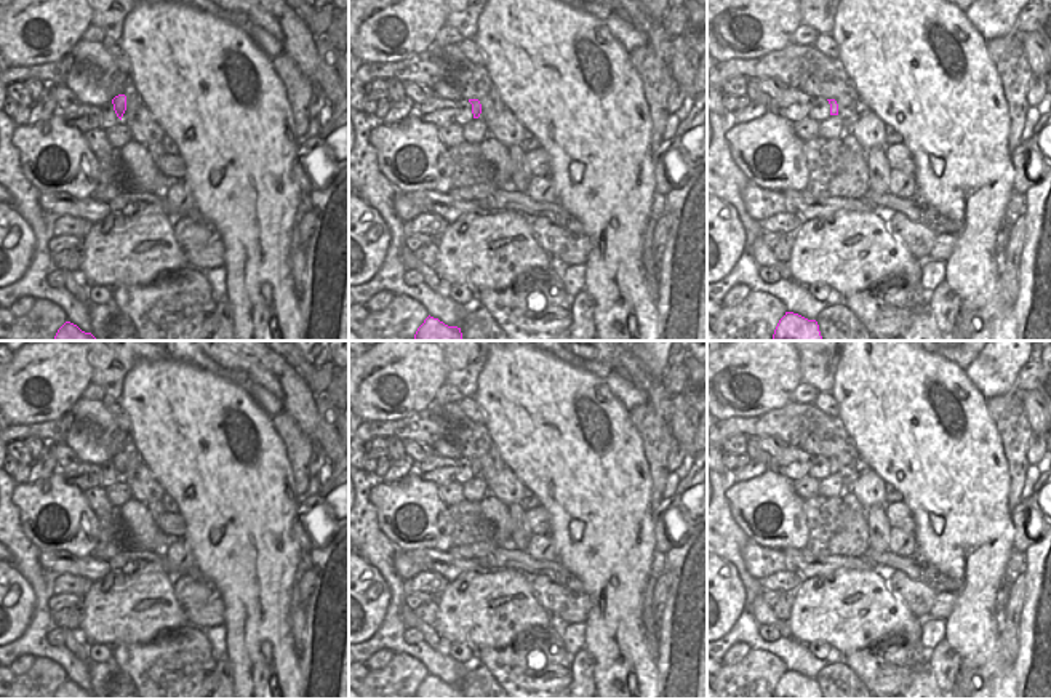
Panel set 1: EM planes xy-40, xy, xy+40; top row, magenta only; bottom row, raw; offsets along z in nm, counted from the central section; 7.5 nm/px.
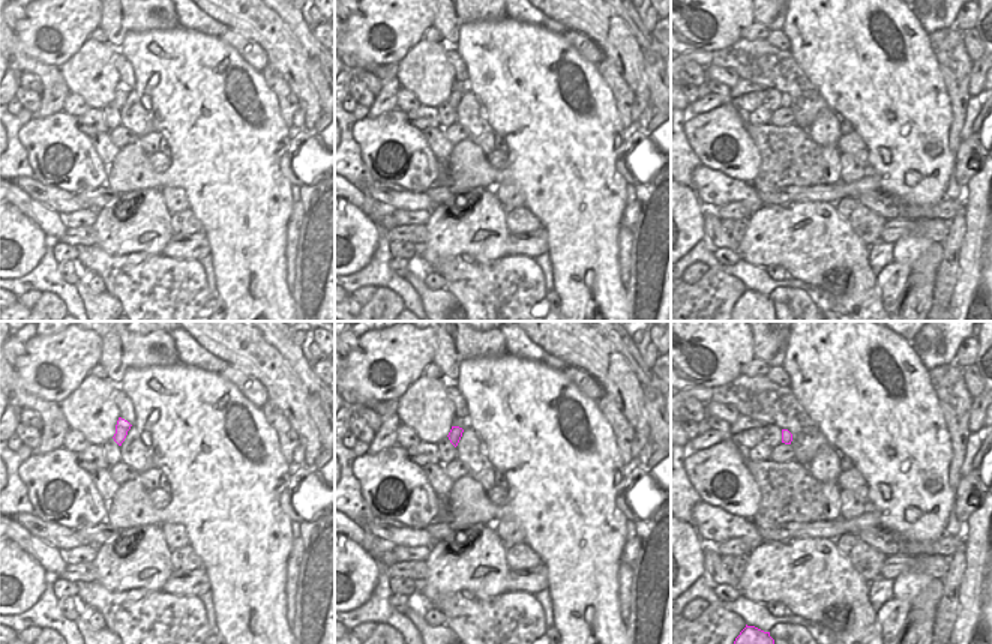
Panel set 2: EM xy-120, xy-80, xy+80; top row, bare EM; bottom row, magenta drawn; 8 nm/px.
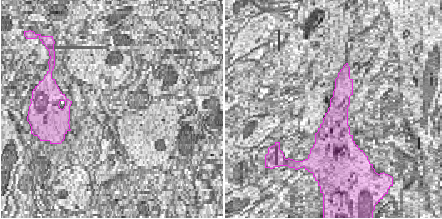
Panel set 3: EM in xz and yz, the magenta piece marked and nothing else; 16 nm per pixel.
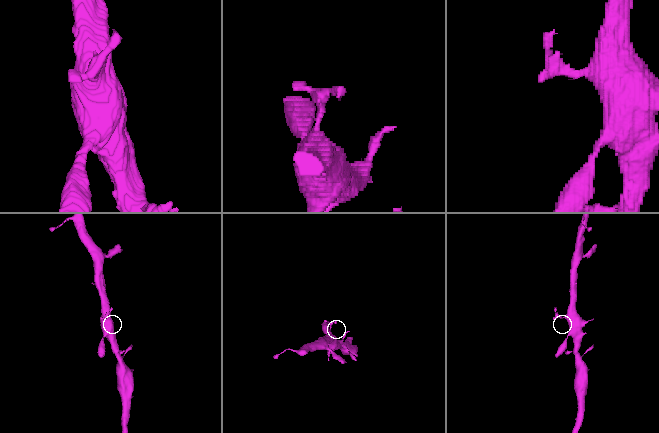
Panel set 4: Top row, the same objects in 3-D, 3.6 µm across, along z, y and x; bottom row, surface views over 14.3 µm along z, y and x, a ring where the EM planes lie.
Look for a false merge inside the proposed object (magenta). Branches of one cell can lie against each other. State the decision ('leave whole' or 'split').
leave whole

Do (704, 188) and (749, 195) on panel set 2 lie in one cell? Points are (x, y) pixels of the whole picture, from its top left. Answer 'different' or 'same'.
same

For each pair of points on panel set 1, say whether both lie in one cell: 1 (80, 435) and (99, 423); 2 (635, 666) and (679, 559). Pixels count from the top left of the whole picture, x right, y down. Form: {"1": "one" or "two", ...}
{"1": "one", "2": "two"}

